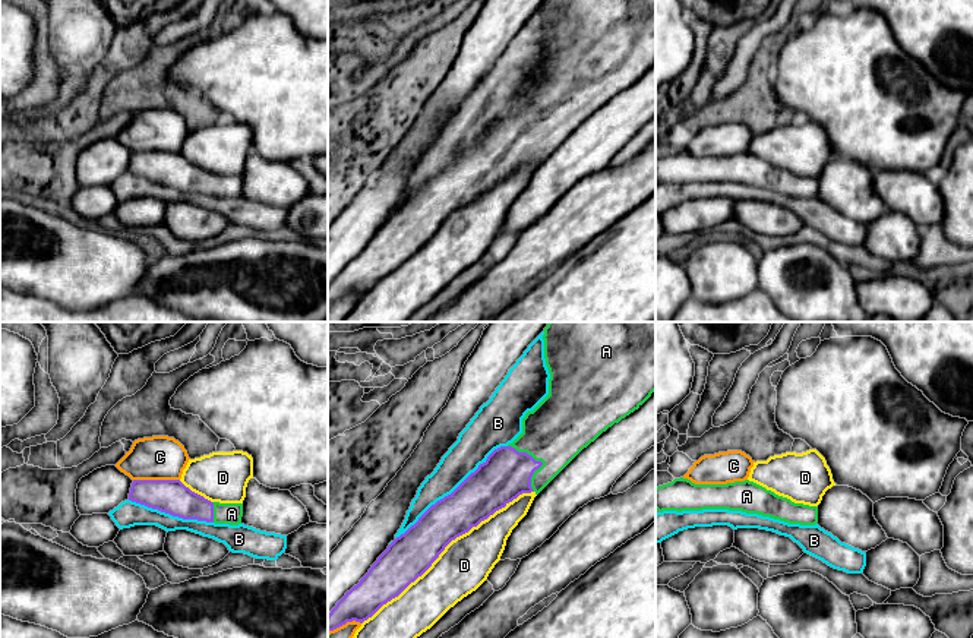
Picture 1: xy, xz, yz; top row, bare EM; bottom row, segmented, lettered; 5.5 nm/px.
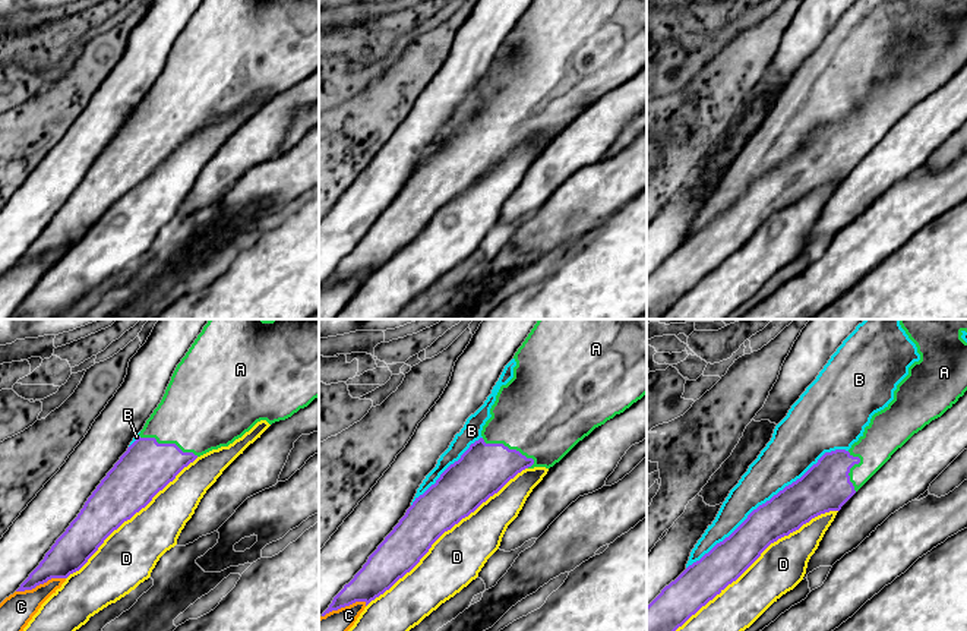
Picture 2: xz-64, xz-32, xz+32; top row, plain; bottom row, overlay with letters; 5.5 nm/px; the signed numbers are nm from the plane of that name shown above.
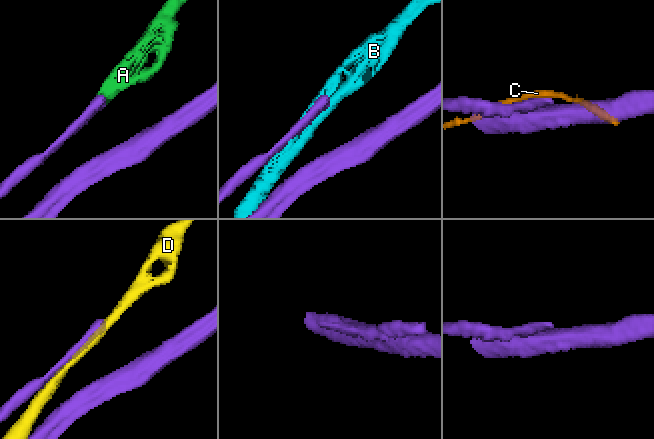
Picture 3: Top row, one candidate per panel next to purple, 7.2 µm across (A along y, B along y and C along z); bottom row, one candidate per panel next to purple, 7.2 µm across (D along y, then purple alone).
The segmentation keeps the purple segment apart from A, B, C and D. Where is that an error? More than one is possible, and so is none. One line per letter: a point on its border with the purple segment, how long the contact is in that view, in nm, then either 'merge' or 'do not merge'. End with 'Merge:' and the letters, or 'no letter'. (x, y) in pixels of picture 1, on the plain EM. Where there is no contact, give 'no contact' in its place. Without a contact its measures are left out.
A: xz (539, 133) | 300 nm | merge
B: xz (452, 164) | 800 nm | do not merge
C: xy (157, 152) | 260 nm | do not merge
D: xz (445, 218) | 1200 nm | do not merge
Merge: A

